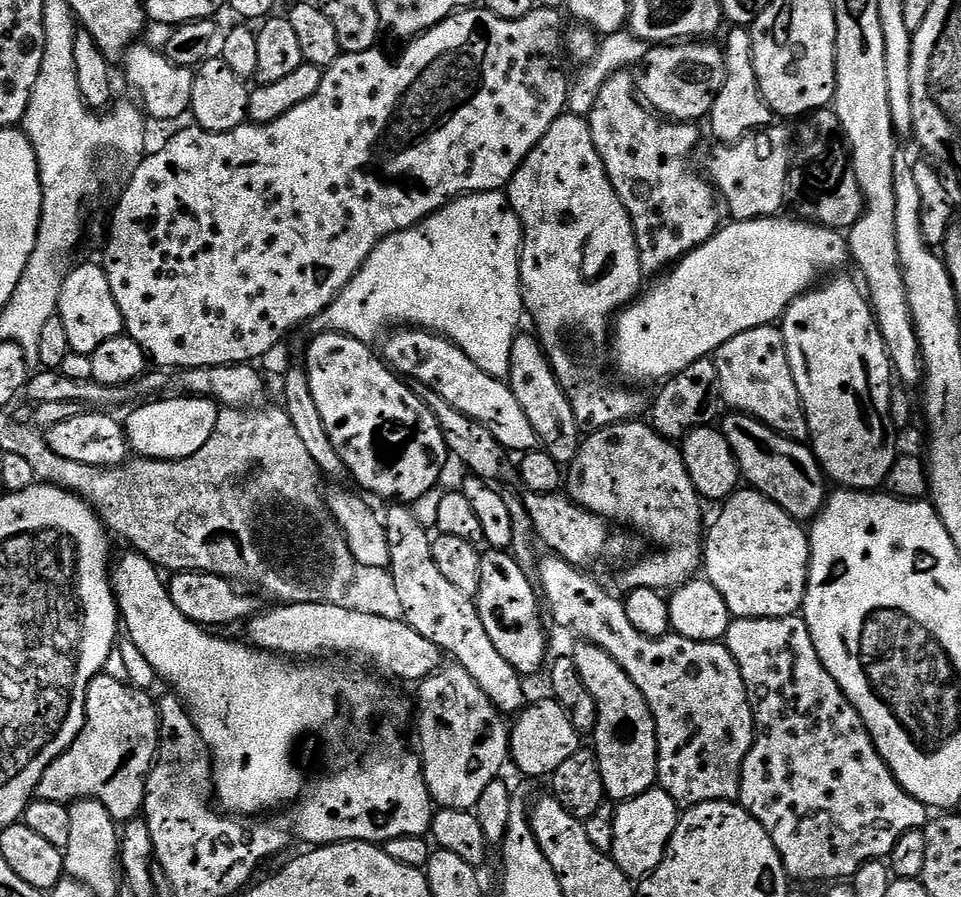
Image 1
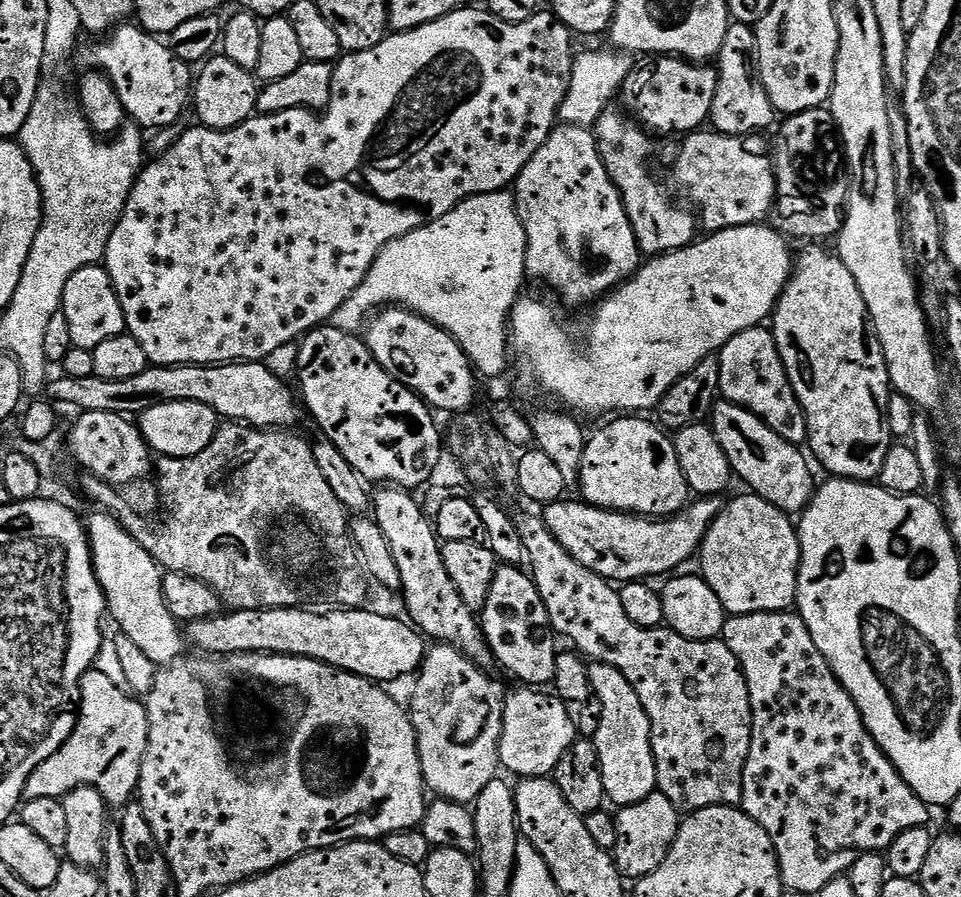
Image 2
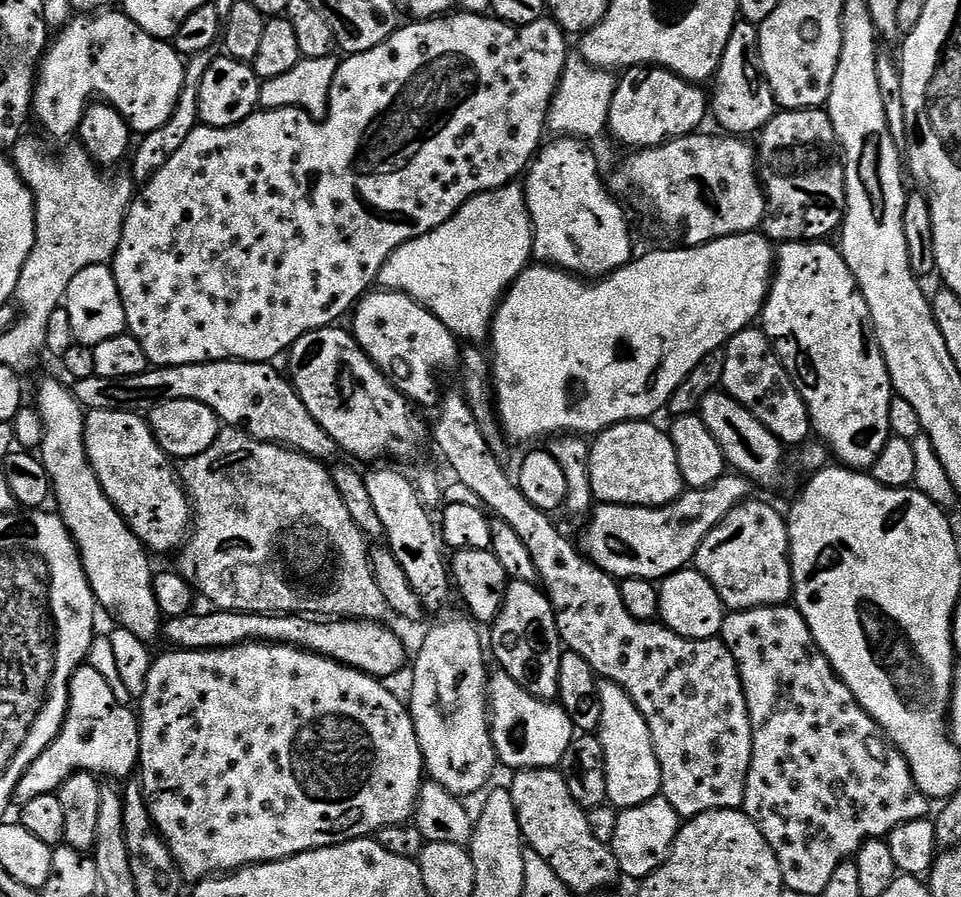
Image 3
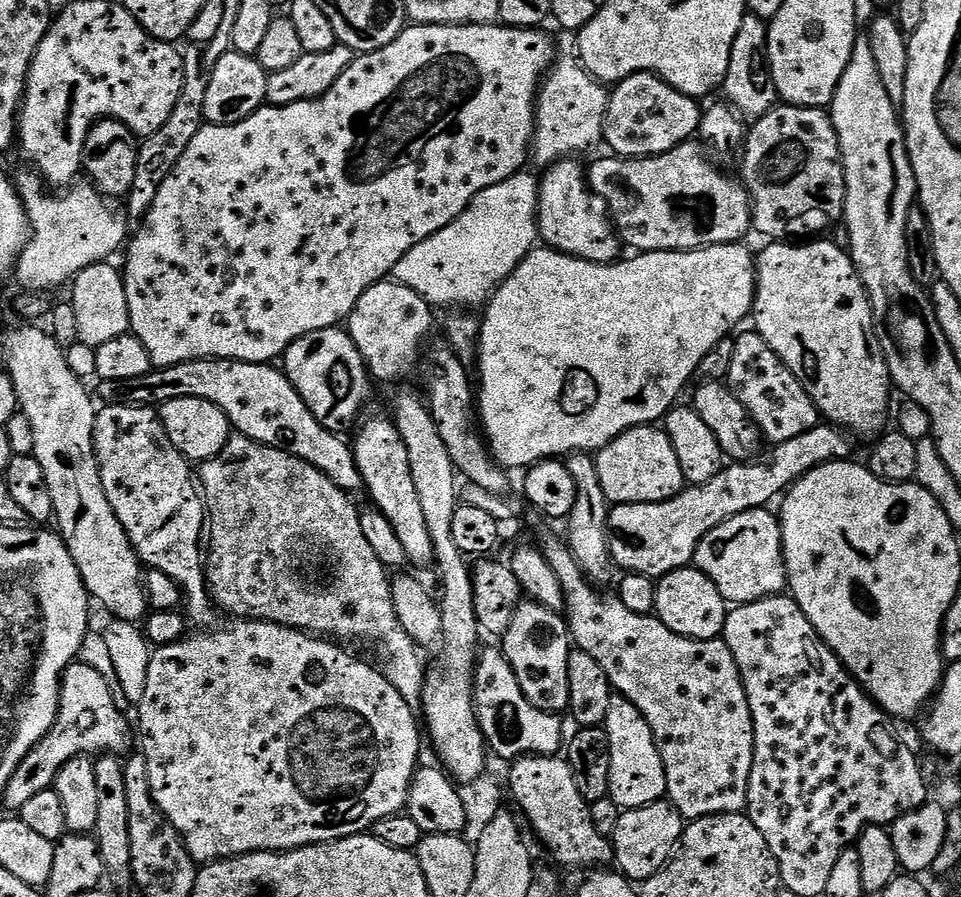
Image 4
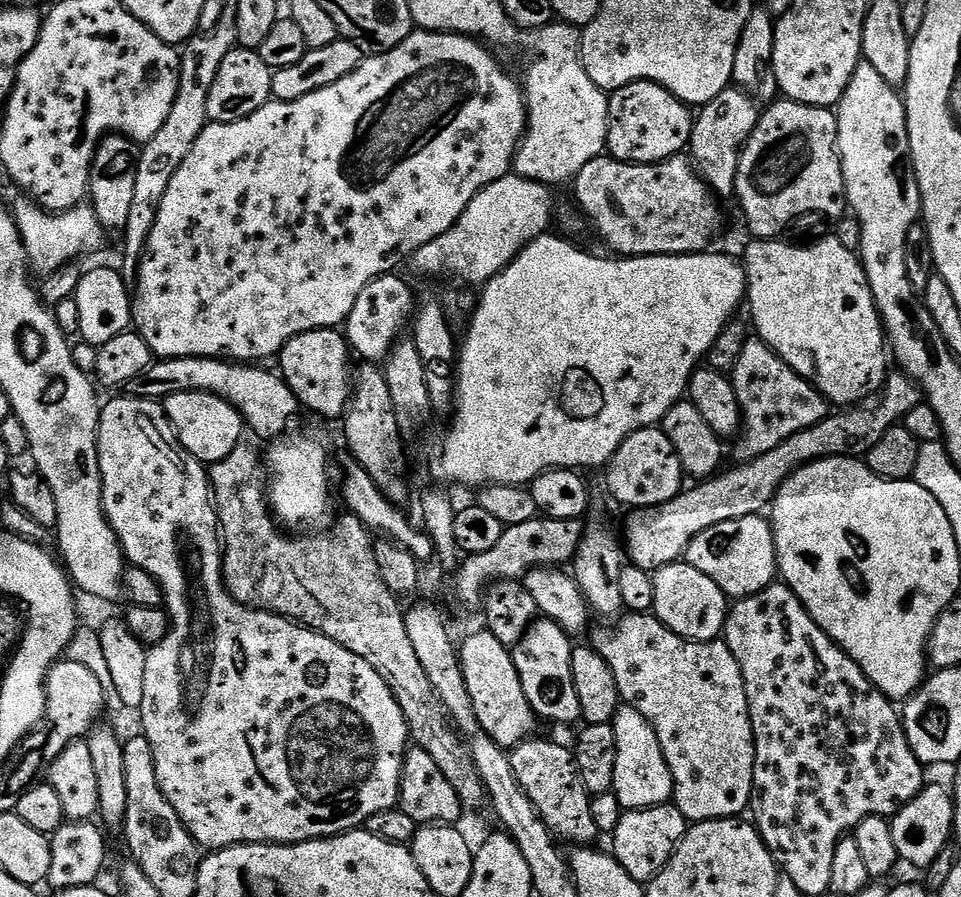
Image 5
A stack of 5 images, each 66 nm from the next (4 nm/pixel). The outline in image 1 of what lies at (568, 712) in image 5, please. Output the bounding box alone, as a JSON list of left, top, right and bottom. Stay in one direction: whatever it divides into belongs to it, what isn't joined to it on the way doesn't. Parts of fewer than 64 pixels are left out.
[474,551,548,678]

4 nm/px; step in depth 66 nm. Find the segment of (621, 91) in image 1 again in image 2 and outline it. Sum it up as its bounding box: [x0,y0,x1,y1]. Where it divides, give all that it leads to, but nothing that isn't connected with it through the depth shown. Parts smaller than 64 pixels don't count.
[594,106,698,258]

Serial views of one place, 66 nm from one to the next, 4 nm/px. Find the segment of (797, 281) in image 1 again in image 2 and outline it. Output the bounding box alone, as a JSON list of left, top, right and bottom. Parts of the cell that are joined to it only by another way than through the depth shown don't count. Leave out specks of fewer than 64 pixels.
[510,224,794,417]

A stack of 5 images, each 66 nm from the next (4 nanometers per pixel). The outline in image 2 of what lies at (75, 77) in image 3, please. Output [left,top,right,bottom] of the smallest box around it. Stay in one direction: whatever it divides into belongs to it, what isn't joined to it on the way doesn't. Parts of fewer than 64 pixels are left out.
[92,22,194,130]

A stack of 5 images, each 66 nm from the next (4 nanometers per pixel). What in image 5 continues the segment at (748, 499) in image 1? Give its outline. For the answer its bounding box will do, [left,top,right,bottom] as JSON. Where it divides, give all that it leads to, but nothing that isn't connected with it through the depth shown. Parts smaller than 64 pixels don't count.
[686,515,777,598]

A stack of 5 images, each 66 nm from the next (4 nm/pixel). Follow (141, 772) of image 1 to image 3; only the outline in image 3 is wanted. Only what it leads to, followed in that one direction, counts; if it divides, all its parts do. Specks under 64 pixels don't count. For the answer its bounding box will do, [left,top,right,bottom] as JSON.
[14,666,139,806]

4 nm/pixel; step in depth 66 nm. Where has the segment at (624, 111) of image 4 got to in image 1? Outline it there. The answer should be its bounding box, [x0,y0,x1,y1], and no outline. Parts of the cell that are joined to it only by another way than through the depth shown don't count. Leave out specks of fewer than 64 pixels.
[635,42,726,122]

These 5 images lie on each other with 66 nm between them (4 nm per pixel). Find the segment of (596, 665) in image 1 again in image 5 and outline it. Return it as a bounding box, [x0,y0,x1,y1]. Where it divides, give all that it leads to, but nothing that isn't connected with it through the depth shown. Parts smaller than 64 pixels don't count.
[612,706,672,810]

